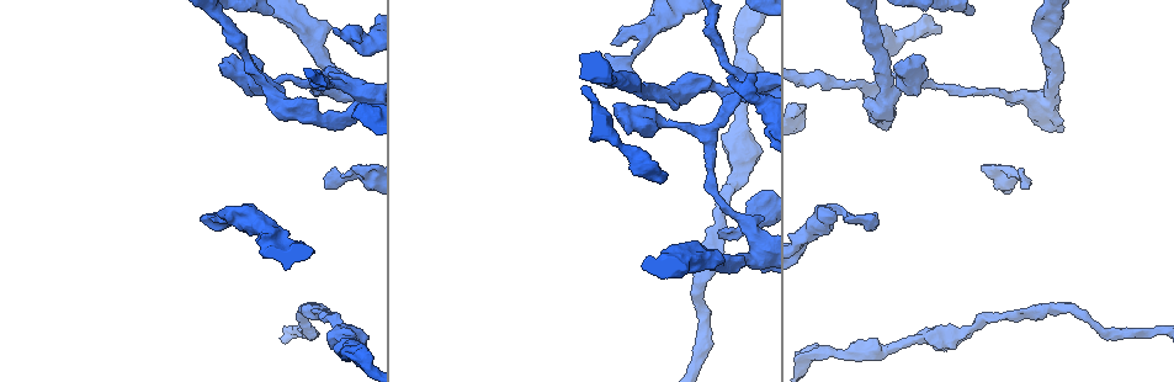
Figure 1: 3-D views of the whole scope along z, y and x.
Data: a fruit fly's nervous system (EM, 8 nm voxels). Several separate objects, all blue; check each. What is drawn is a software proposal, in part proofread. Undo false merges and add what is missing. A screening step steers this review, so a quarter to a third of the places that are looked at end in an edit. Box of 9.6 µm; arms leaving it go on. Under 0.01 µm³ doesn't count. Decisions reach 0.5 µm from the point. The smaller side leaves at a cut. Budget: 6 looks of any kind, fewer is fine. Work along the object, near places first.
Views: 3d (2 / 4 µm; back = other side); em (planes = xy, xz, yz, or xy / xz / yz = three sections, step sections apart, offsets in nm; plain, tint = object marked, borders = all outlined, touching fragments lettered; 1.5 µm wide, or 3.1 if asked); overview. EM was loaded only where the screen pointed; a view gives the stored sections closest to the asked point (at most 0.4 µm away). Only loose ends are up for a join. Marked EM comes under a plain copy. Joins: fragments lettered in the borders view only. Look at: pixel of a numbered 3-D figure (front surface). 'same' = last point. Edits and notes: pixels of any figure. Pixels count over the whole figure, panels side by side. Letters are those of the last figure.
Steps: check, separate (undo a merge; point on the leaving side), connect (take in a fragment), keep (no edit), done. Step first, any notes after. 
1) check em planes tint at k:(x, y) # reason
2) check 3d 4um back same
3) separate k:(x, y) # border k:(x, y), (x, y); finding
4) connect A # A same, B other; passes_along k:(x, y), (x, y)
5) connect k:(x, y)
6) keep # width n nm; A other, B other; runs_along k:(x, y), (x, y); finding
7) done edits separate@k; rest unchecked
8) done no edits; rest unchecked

check 3d 4um at 1:(271, 10) # an open end

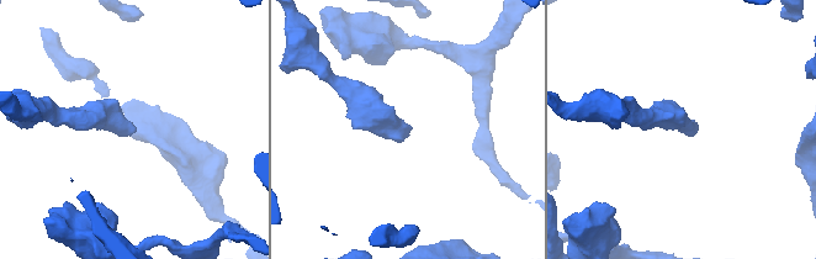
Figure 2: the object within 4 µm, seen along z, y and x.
check em planes borders at 2:(410, 127)

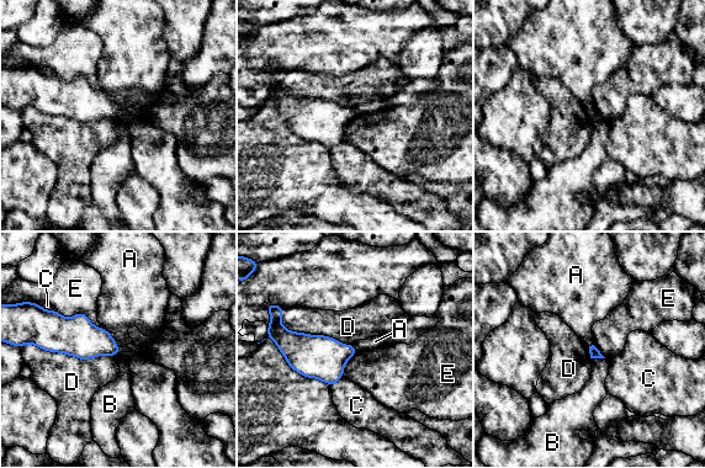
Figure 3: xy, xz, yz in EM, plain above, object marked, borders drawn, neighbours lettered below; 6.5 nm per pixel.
keep # longest_contact D 550 nm; A other, B other, C other, D other, E other; no lettered fragment goes on from it

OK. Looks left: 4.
check 3d 4um at 1:(731, 76)

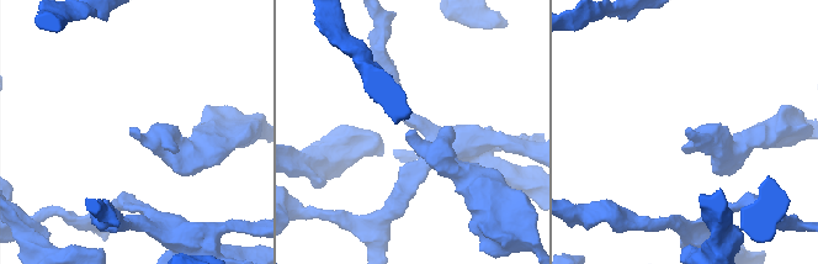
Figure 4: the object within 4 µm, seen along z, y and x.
check em planes borders at 4:(132, 131)

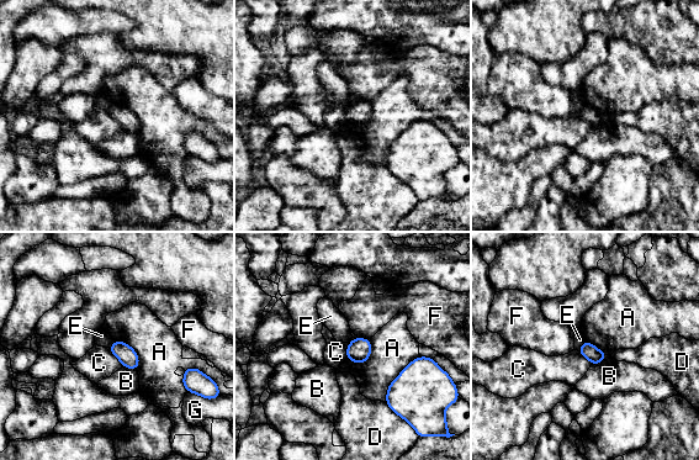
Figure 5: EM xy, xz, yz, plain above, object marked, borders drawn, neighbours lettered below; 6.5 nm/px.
keep # A other, B other, C other, D other, E other, F other, G other; no lettered fragment goes on from it

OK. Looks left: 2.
check em planes tint at 1:(1002, 313) # narrows sharply

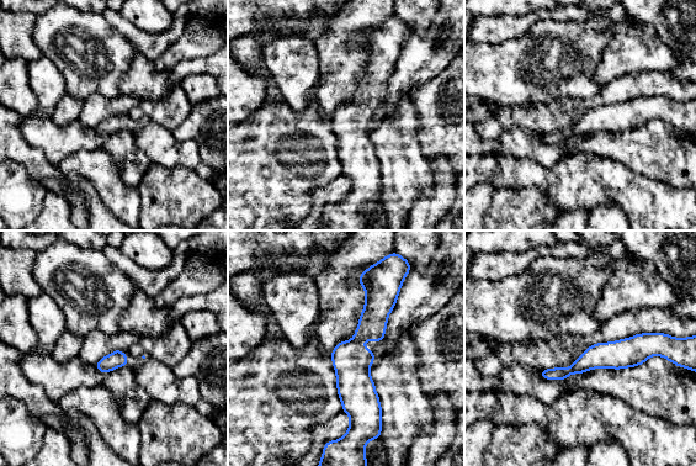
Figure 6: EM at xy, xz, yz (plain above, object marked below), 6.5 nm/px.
check em planes borders same # see the neighbours

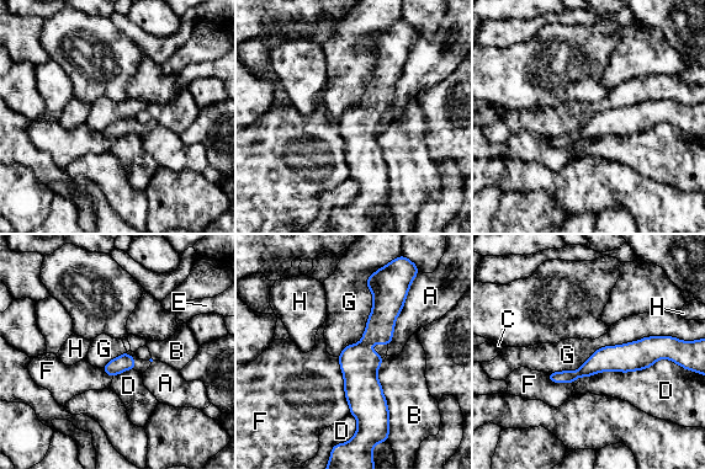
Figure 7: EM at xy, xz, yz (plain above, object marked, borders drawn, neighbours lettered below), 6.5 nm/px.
keep # width 110 nm; longest_contact G 850 nm; A other, B other, C other, D other, E other, F other, G other, H other; one neuron here

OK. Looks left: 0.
done no edits; rest unchecked

